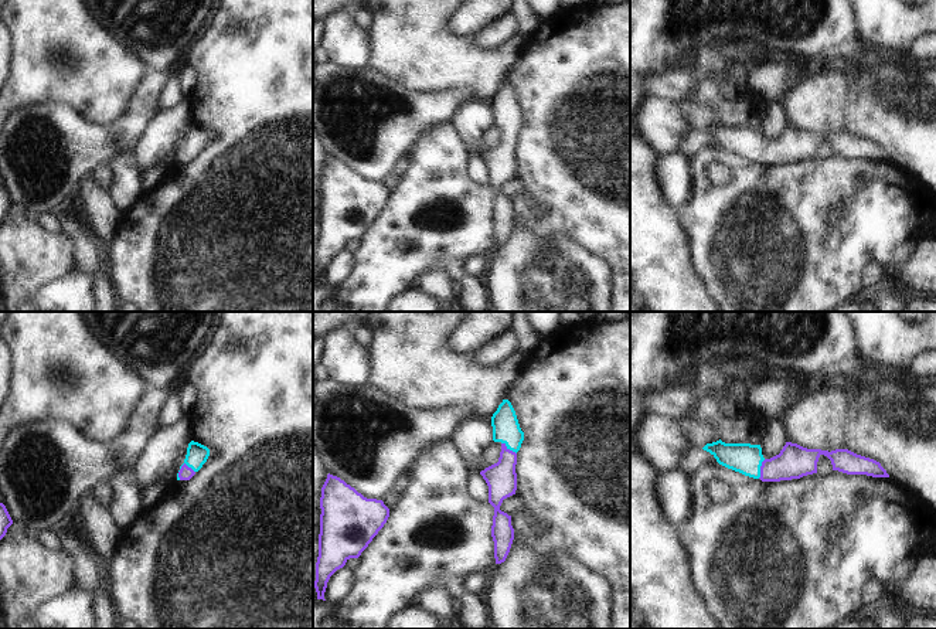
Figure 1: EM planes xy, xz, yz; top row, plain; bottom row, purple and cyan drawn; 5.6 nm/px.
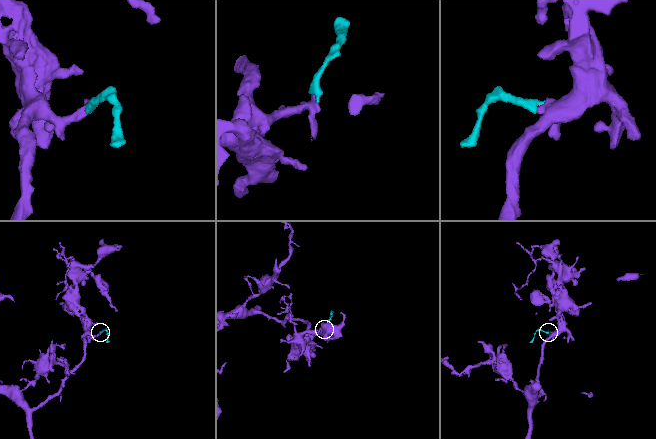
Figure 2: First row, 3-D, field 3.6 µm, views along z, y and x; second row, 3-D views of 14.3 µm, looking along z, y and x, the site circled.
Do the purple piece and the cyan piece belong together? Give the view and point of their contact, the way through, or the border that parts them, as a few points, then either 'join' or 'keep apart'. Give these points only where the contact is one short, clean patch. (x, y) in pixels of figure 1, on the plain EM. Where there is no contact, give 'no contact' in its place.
meets purple in xy at (180, 153); runs through xy (186, 156), (180, 153), (197, 136); join

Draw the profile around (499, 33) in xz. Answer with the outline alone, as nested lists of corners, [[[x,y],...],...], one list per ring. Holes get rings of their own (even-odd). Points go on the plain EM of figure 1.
[[[511,13],[500,16],[473,35],[474,44],[484,51],[494,51],[511,44],[517,34],[517,21]]]

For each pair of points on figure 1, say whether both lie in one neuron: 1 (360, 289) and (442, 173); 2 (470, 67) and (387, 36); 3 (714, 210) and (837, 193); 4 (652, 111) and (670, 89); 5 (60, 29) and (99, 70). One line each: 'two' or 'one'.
1: one
2: one
3: one
4: two
5: one

